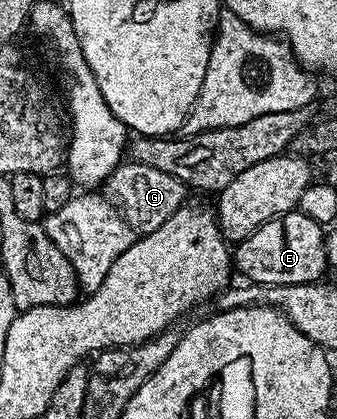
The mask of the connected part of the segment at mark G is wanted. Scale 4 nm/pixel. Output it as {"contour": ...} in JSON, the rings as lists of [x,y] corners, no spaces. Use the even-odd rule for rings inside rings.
{"contour":[[[122,161],[114,168],[106,180],[107,187],[111,202],[137,236],[154,233],[158,225],[170,221],[170,217],[178,213],[178,209],[184,206],[190,195],[189,188],[178,177],[170,177],[170,173],[162,173],[162,169],[131,161]]]}

